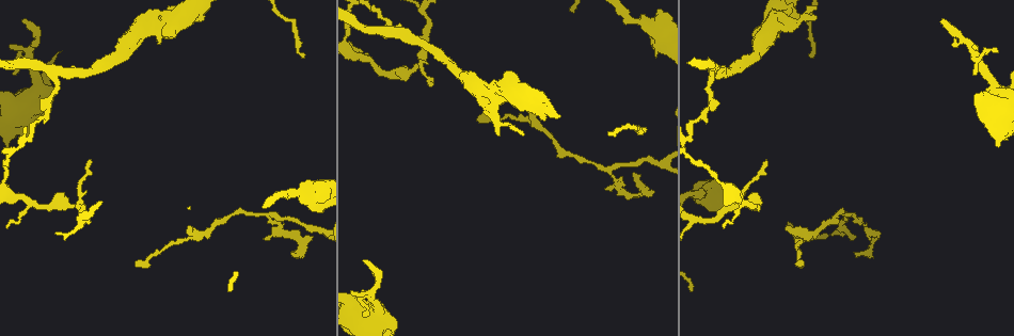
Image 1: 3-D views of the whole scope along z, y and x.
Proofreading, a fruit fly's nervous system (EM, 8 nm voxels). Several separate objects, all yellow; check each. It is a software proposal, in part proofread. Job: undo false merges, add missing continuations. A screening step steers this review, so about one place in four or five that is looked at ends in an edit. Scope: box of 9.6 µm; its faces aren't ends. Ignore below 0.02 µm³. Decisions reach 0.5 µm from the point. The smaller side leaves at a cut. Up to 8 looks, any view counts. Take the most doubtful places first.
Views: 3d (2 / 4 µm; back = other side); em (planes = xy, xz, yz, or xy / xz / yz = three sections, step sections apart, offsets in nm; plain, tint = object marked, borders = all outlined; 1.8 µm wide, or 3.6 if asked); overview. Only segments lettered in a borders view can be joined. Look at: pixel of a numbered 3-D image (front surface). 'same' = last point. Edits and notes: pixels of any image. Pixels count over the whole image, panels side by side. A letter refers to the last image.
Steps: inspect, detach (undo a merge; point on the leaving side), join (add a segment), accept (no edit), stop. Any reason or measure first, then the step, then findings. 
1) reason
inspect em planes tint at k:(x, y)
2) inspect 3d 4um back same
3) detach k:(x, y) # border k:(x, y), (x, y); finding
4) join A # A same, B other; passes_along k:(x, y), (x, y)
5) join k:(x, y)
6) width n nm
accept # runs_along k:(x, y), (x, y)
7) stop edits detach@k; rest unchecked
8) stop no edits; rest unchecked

tapers out
inspect 3d 2um at 1:(942, 19)

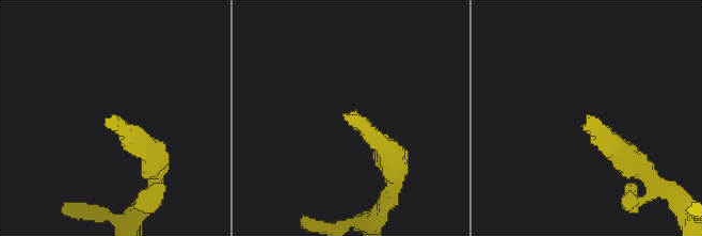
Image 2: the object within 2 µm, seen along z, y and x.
inspect em planes borders at 2:(110, 124)

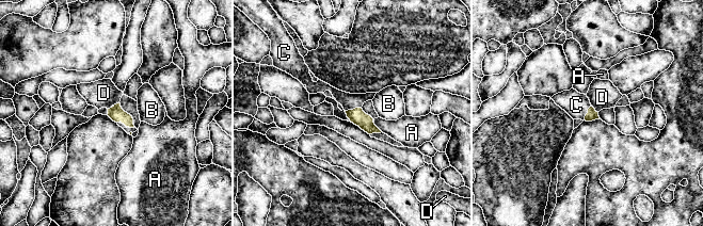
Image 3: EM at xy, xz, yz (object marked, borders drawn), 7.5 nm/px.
join C # A other, B other, C same, D other; passes_along 3:(357, 116), (353, 109), (349, 101); it goes on there

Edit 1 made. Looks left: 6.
three arms meet
inspect em 3.6um planes tint at 1:(263, 212)

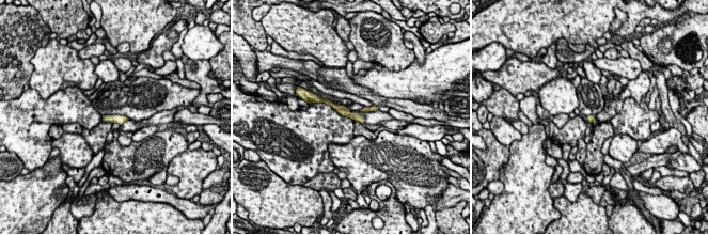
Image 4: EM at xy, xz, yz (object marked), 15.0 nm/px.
inspect em 3.6um planes borders same

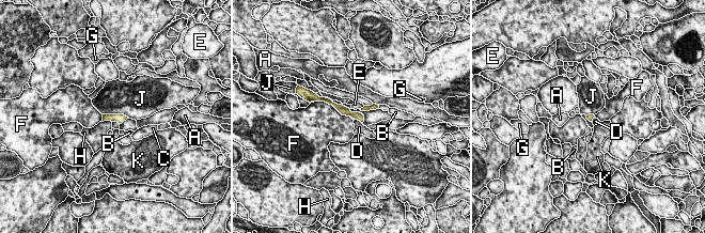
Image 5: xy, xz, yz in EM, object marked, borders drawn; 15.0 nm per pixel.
width 90 nm
accept # A other, B other, C other, D other, E other, F other, G other, H other, J other, K other; border 5:(325, 97), (351, 111), (378, 108); all the same neuron

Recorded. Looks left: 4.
a fork
inspect em 3.6um yz step 8 tint at 1:(311, 192)

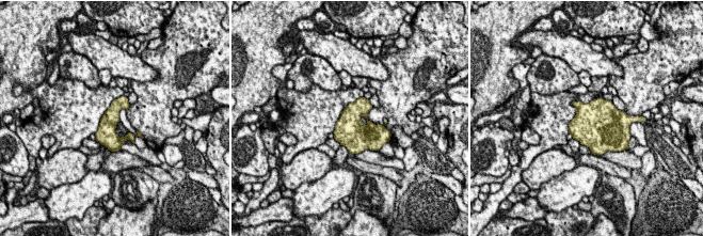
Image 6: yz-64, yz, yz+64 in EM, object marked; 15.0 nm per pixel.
inspect em 3.6um planes borders same

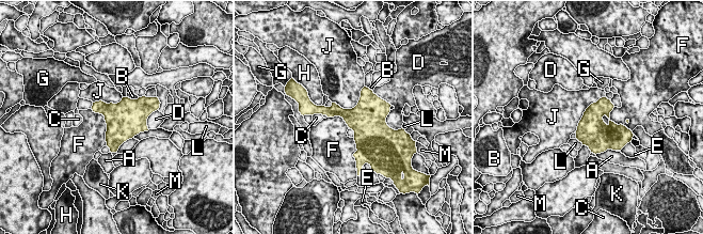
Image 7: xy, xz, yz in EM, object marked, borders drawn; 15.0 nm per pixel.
longest_contact F 600 nm
accept # A other, B other, C other, D other, E other, F other, G other, H other, J other, K other, L other, M other; border 7:(91, 109), (104, 116), (107, 144); one neuron here

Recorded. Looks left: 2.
stop edits join@3; rest unchecked

